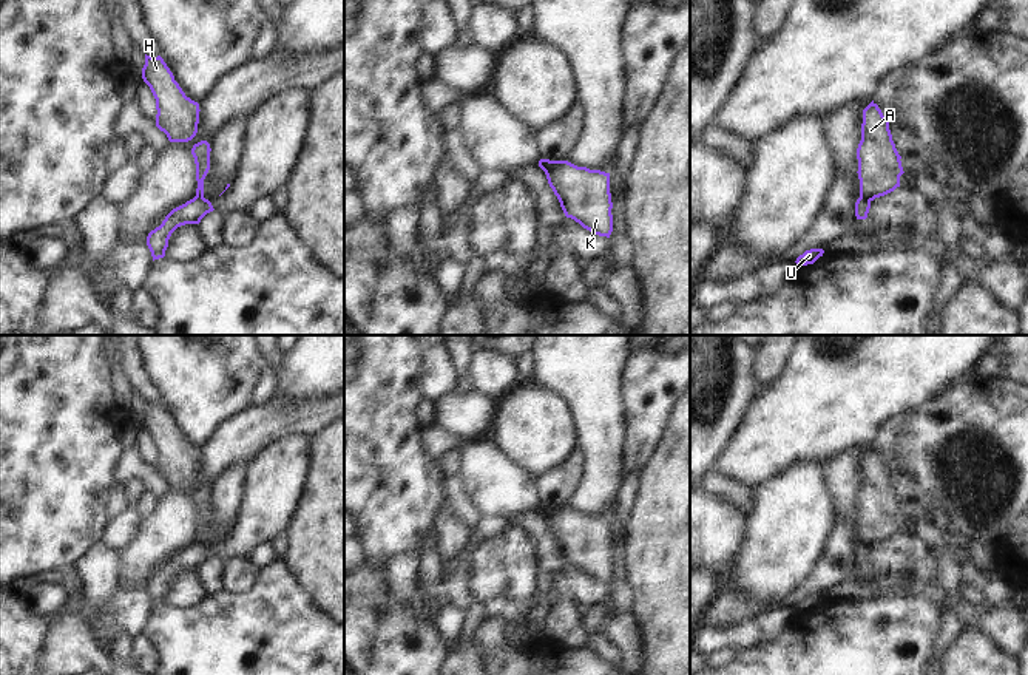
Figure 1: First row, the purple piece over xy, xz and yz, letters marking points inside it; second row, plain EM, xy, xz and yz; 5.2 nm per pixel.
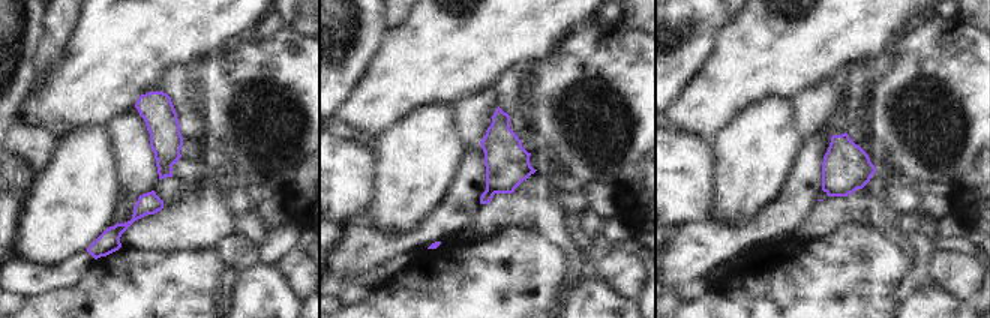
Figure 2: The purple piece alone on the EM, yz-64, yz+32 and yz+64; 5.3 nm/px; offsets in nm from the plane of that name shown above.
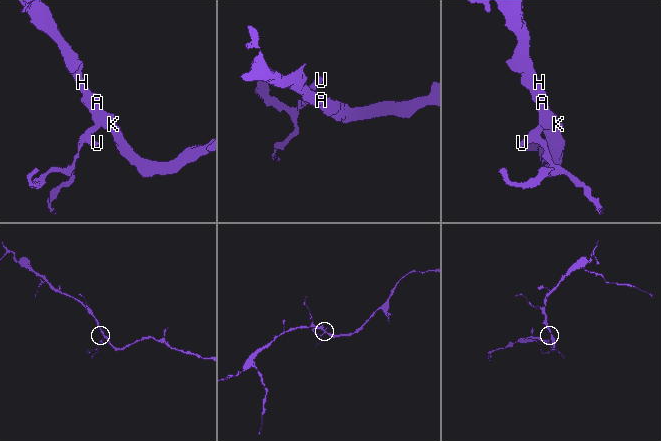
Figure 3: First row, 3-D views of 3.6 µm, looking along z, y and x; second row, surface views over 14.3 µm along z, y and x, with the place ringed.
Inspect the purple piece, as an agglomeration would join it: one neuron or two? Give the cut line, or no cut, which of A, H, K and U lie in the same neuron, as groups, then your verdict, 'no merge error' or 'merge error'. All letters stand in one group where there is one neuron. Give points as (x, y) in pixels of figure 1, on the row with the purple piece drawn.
cut yz (860, 196), (869, 201); groups A H K / U; merge error

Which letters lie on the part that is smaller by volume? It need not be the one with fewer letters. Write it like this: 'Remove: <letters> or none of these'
Remove: U

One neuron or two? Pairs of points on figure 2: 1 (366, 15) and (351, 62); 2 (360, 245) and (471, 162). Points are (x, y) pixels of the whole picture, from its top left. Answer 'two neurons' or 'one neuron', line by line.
1: one neuron
2: one neuron

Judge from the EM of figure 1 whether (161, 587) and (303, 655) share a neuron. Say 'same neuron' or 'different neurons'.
different neurons

